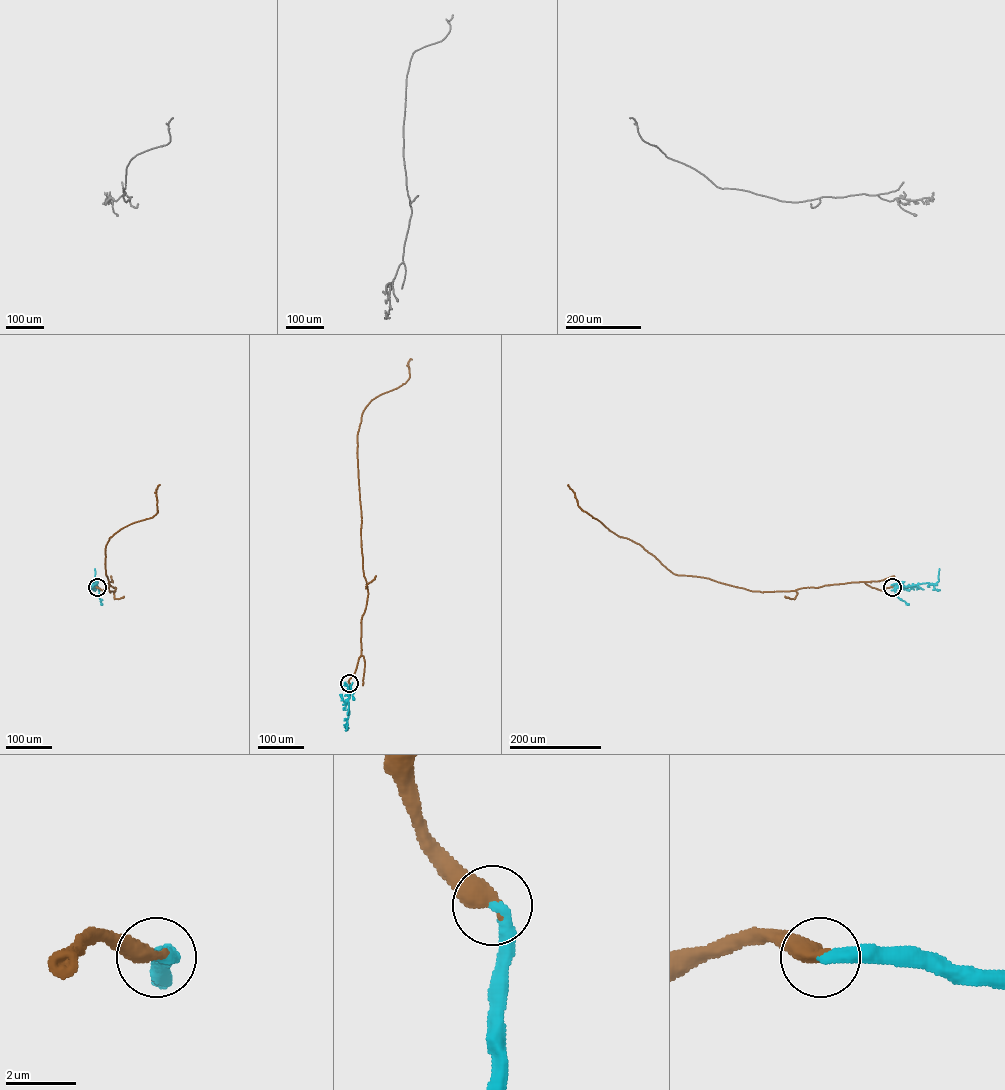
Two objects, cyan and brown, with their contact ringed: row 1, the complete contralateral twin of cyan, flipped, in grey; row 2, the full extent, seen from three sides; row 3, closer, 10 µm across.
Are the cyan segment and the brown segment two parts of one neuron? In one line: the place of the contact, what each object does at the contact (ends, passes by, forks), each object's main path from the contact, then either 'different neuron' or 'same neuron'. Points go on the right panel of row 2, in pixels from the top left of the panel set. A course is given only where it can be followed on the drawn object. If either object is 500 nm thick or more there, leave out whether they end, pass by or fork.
(892, 587) | cyan via (892, 587), (897, 587), (896, 595), (908, 604) | brown via (892, 587), (881, 590), (857, 582), (762, 592), (675, 574), (639, 544), (617, 535), (583, 511), (568, 485) | same neuron

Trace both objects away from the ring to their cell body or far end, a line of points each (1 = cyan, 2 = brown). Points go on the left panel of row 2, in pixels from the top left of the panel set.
1: (97, 587), (101, 604)
2: (97, 587), (109, 582), (115, 590), (105, 574), (106, 545), (120, 529), (157, 513), (160, 485)

